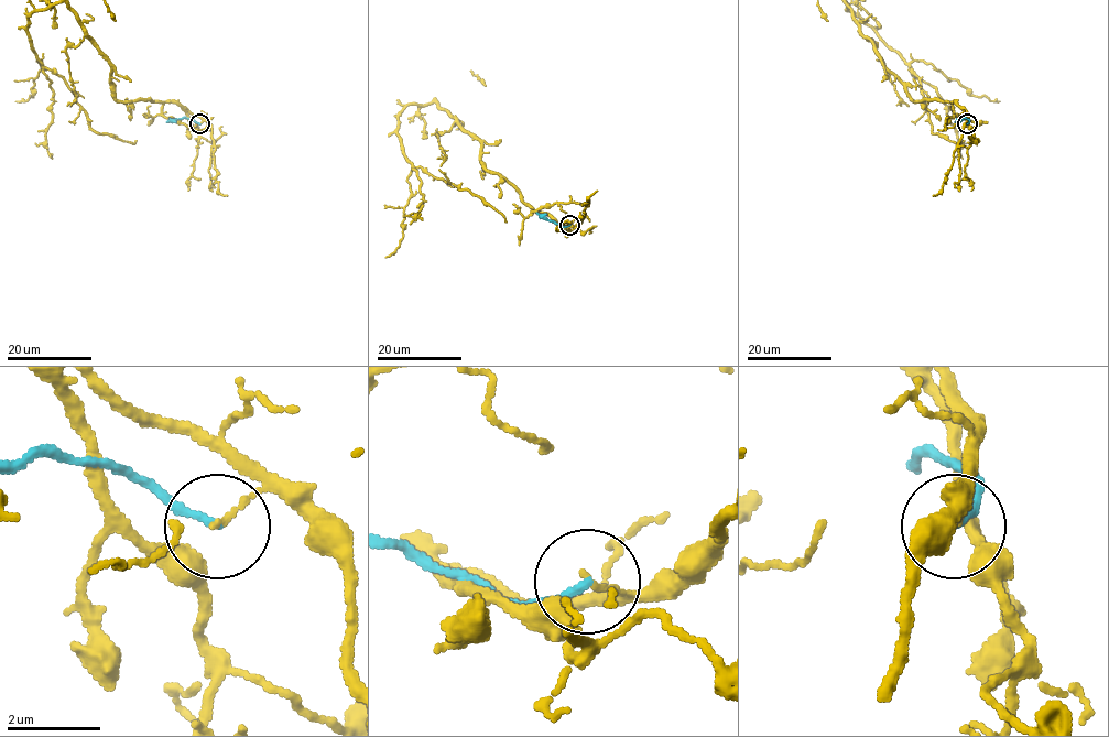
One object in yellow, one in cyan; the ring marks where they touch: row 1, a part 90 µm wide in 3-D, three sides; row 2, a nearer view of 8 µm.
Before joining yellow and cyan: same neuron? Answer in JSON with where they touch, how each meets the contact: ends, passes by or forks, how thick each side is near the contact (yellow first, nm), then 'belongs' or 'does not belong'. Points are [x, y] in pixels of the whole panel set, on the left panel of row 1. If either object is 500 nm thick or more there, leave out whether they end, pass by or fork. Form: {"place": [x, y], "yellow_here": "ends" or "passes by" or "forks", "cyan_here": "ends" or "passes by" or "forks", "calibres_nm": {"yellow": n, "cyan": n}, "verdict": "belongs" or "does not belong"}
{"place": [199, 123], "yellow_here": "passes by", "cyan_here": "ends", "calibres_nm": {"yellow": 80, "cyan": 140}, "verdict": "does not belong"}

